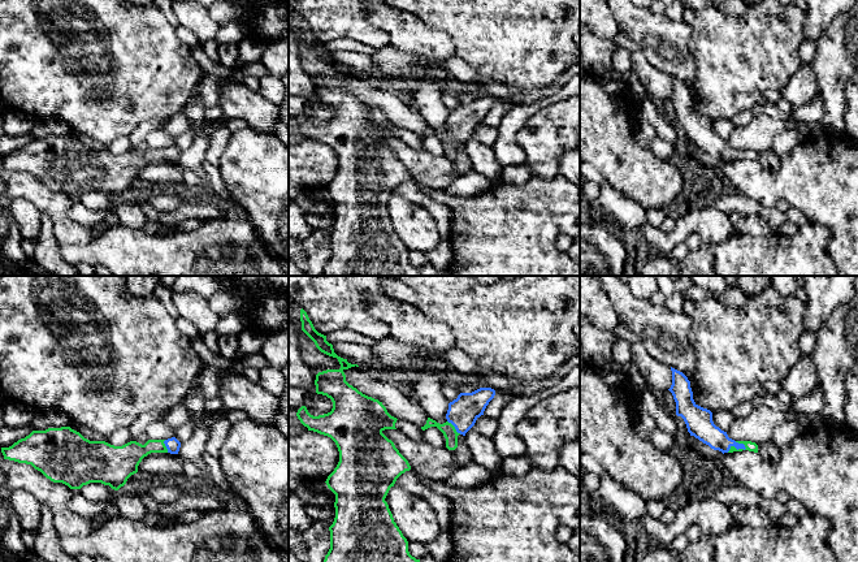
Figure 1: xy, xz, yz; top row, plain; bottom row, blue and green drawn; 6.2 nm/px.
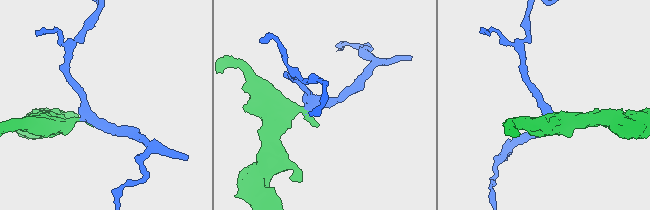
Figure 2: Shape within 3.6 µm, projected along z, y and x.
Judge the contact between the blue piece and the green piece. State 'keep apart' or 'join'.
join

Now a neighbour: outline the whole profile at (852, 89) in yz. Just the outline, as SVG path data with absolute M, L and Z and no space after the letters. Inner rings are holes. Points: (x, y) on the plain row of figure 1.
M849 83L845 87L845 127L848 134L858 140L858 83Z

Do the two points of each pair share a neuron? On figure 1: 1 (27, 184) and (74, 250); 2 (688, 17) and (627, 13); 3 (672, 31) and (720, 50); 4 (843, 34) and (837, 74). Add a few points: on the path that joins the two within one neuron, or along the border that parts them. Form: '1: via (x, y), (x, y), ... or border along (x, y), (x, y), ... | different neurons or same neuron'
1: border along (100, 234), (86, 243), (60, 246) | different neurons
2: border along (683, 20), (690, 25) | different neurons
3: border along (689, 26), (689, 52), (696, 68) | different neurons
4: via (843, 44), (843, 56), (837, 64) | same neuron

